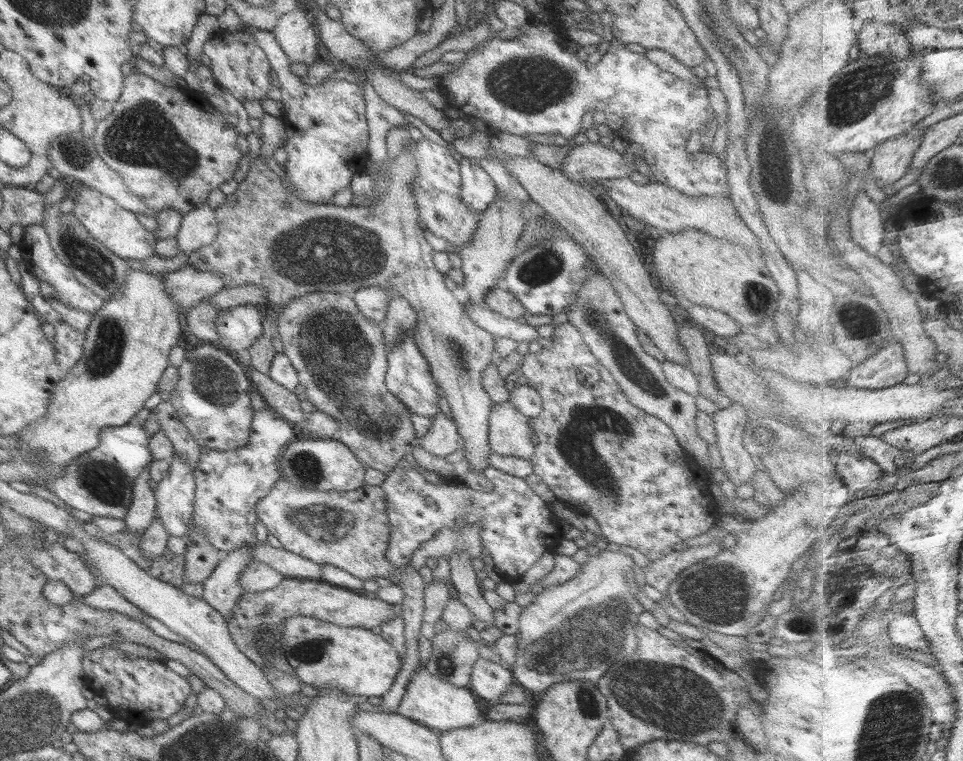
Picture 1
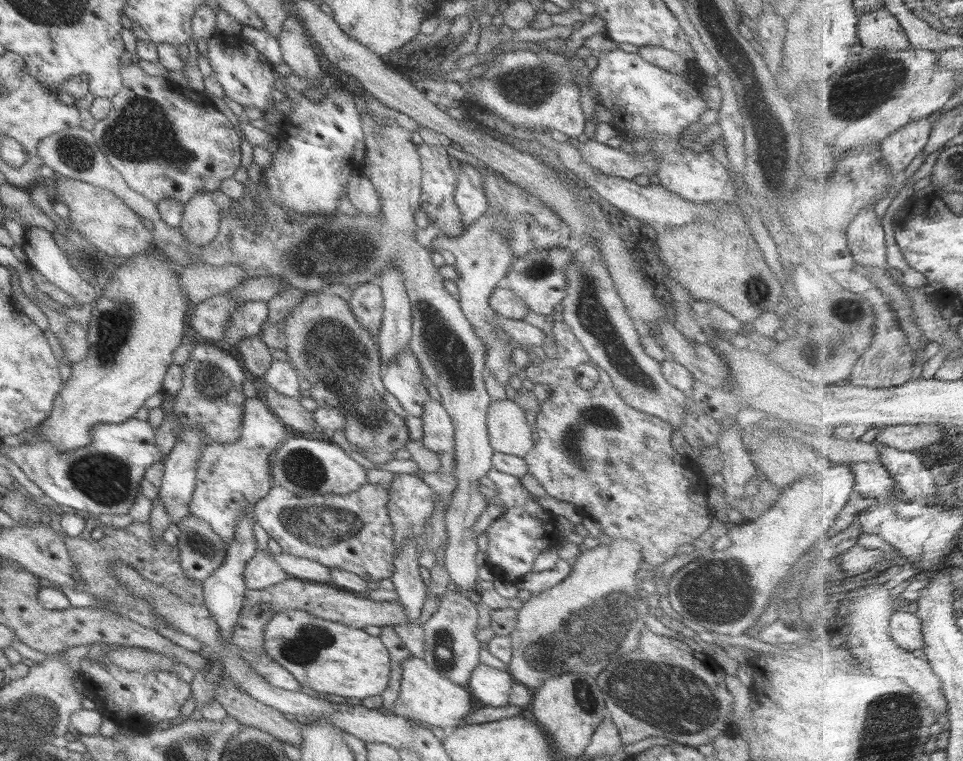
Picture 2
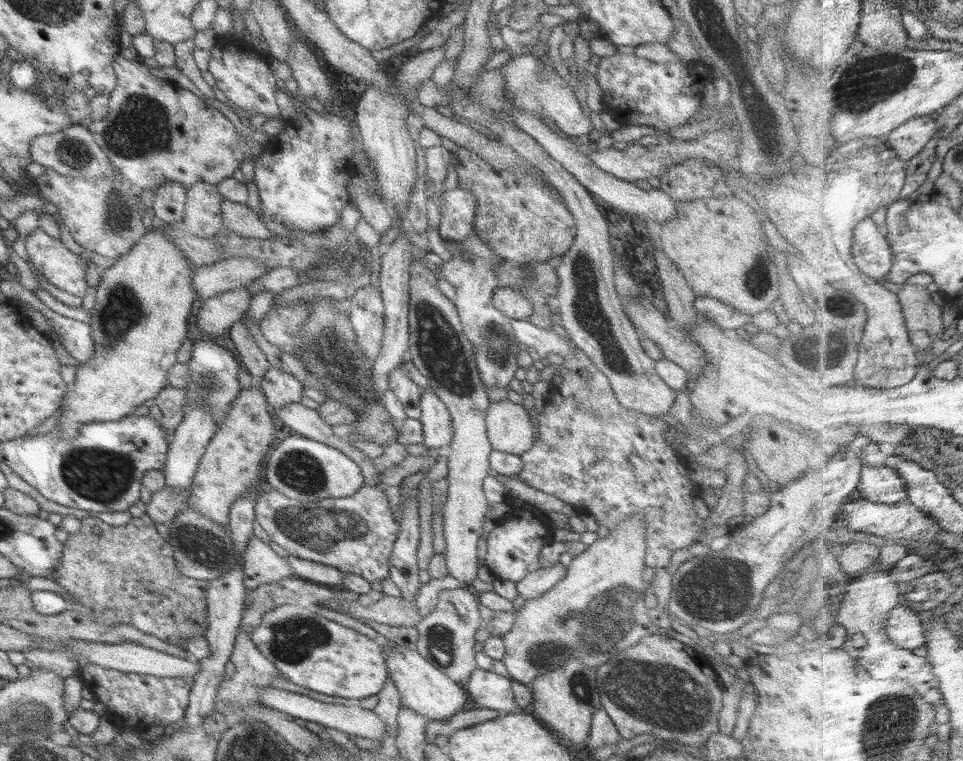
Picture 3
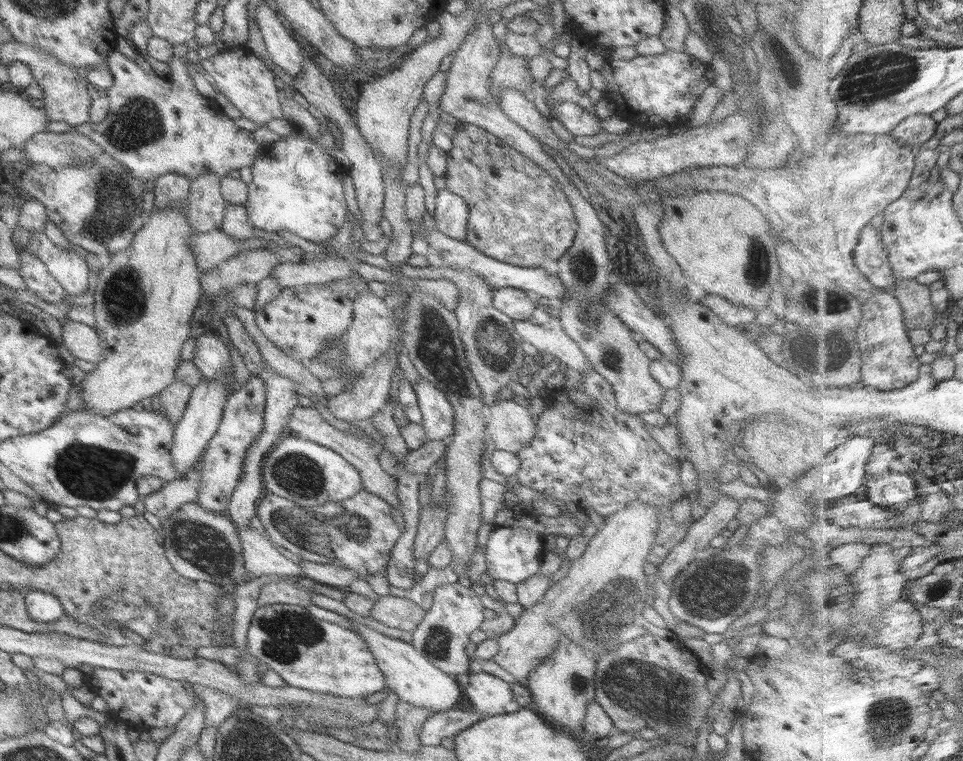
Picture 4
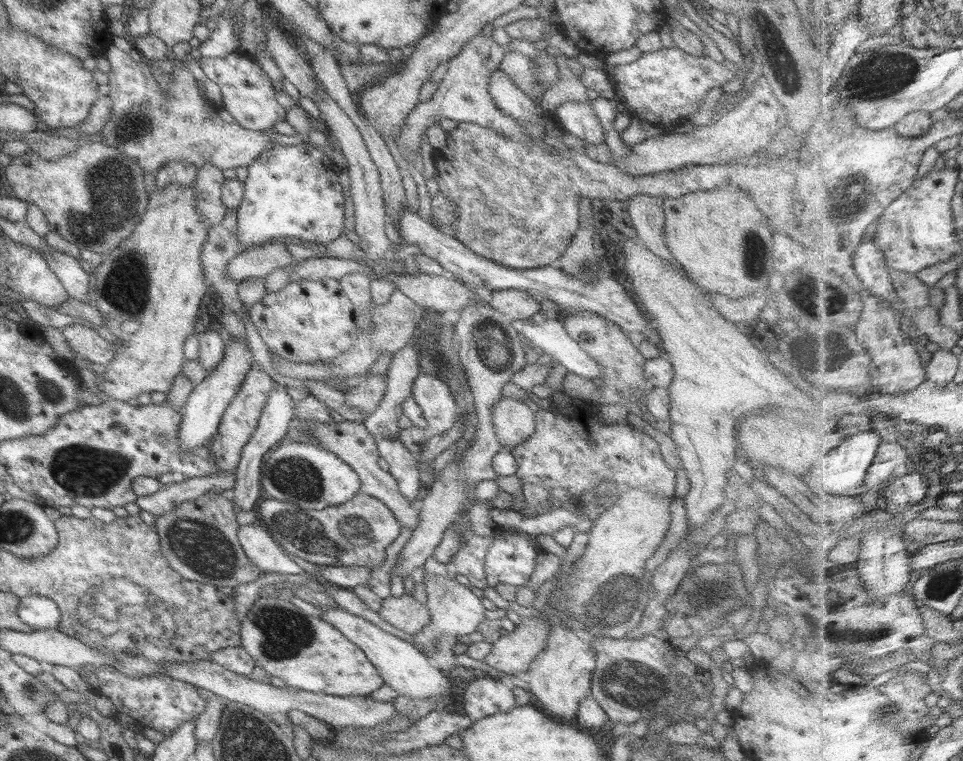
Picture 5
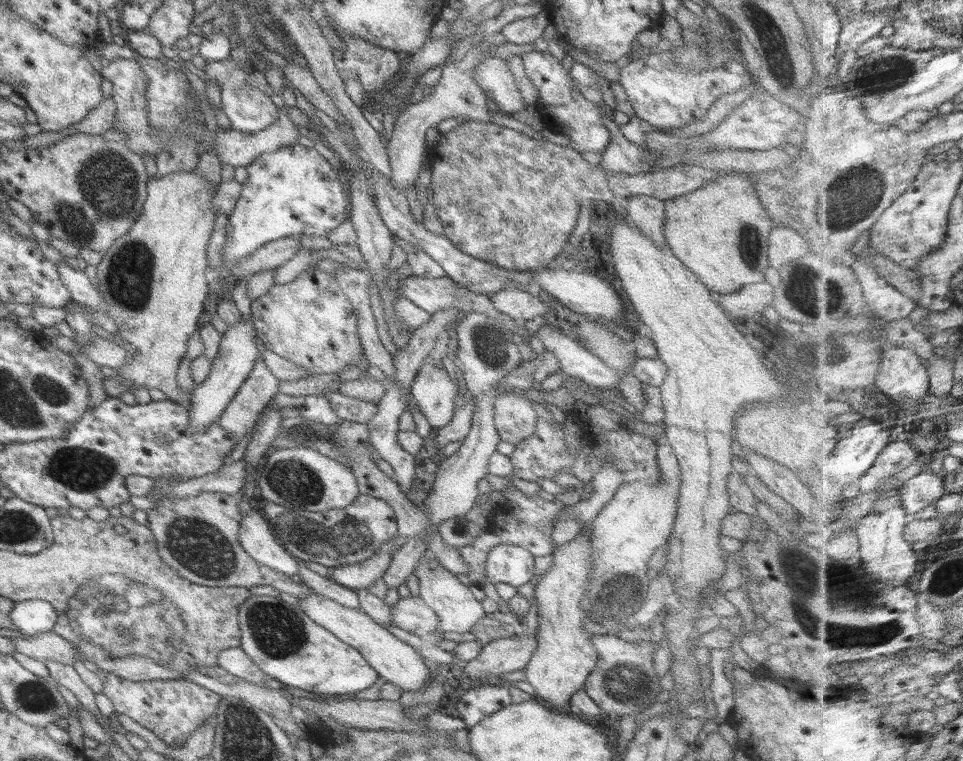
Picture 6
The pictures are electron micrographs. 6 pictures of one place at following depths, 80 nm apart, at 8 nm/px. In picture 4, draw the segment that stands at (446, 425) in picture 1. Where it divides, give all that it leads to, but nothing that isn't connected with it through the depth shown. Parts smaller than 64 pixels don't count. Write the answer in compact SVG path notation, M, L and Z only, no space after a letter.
M423 378L413 384L413 390L426 441L441 441L451 437L454 431L452 408L443 392Z

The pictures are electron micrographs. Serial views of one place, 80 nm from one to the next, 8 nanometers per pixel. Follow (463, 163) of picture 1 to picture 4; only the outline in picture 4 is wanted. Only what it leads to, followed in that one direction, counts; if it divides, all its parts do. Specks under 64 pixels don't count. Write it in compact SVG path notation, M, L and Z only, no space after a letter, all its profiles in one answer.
M439 191L434 197L435 228L443 236L465 240L468 208L466 202L451 191Z

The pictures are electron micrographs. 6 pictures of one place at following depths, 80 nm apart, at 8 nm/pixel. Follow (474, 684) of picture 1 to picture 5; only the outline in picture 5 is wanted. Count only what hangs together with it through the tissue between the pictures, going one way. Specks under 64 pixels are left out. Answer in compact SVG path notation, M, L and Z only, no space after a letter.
M489 676L472 678L463 688L463 710L472 722L491 716L496 712L507 712L514 704L511 689L505 687L498 678Z

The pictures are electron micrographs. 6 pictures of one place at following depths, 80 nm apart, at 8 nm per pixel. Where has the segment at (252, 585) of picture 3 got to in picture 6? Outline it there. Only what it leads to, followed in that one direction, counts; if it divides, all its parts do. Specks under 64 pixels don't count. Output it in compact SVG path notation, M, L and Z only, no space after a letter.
M251 510L240 517L237 540L257 564L291 577L298 570L297 559L276 540L263 516Z

